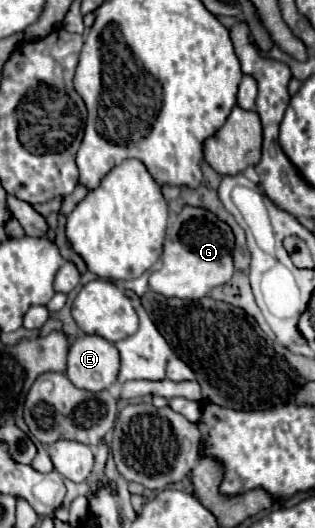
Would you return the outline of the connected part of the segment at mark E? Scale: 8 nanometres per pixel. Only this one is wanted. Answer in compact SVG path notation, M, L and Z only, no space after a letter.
M83 334L69 346L65 374L77 388L89 392L107 390L117 380L117 372L119 352L105 338Z

